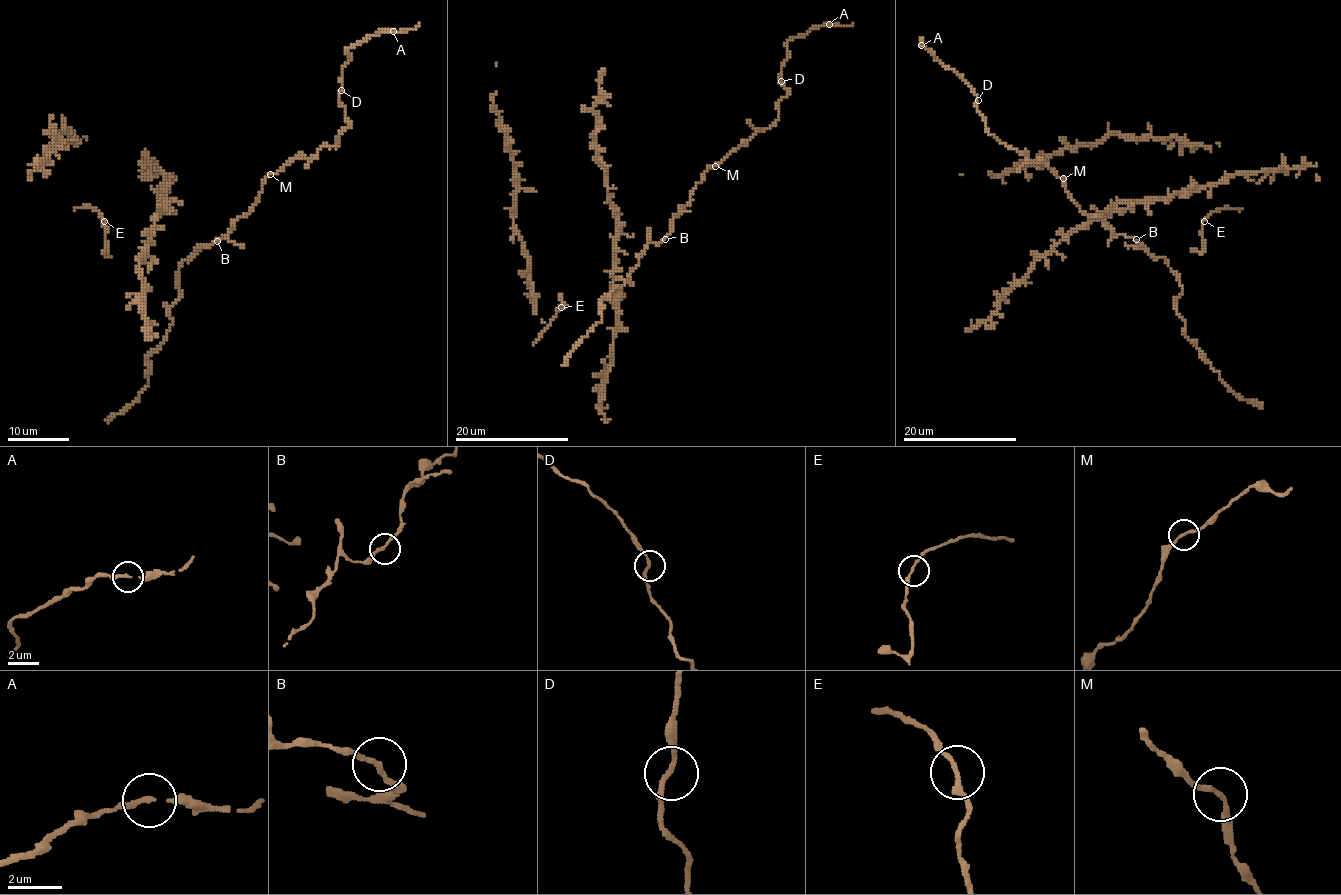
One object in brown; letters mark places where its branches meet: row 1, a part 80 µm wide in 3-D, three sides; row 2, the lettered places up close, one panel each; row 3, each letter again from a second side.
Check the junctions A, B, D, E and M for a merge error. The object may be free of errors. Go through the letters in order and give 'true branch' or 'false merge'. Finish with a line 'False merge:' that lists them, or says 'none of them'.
A: true branch
B: true branch
D: true branch
E: true branch
M: true branch
False merge: none of them

